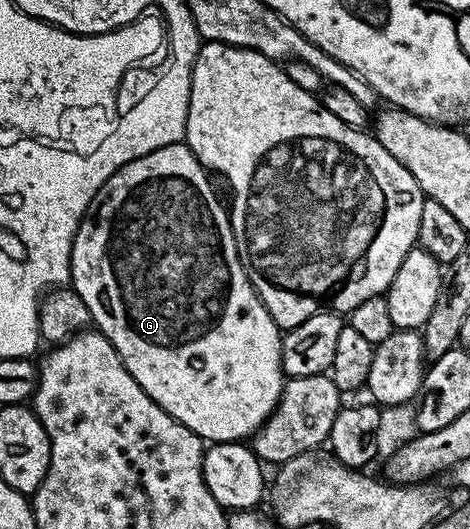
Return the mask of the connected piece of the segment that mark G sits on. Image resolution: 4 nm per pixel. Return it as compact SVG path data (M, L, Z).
M185 141L156 148L128 164L124 164L96 192L92 204L82 217L70 253L70 282L72 288L84 300L93 325L99 334L116 348L124 368L144 388L144 392L164 412L168 412L180 424L184 424L207 443L241 442L249 439L266 423L268 416L276 408L282 395L284 375L282 373L282 336L283 331L272 320L268 308L258 298L254 285L246 274L246 265L238 254L236 240L232 232L230 216L224 202L218 199L214 186L210 183L211 175L198 157L190 151Z

